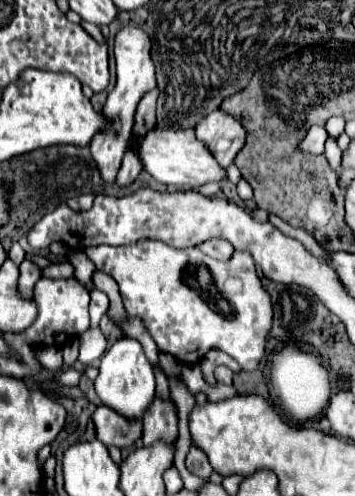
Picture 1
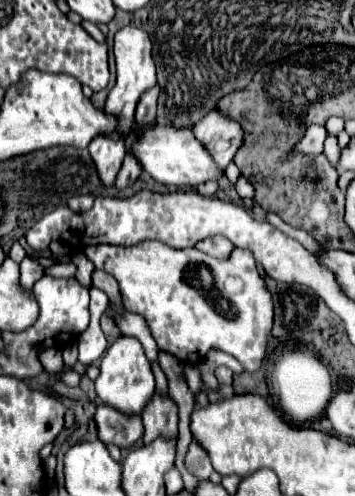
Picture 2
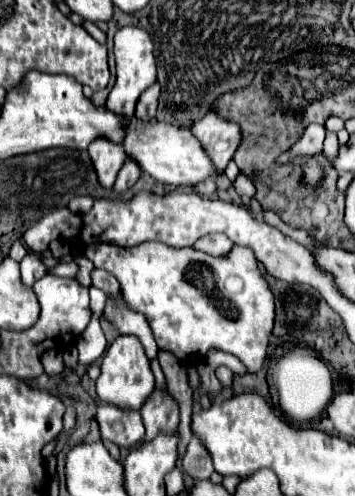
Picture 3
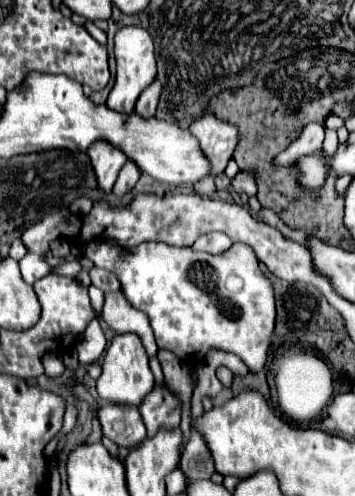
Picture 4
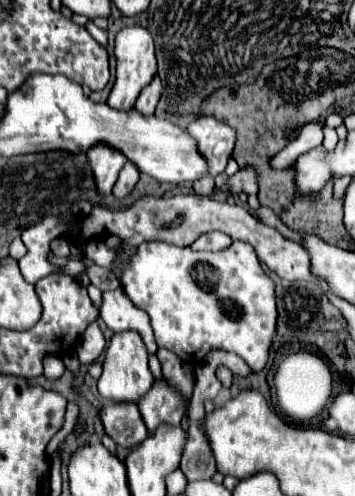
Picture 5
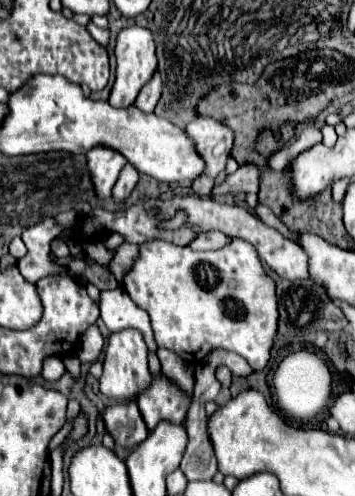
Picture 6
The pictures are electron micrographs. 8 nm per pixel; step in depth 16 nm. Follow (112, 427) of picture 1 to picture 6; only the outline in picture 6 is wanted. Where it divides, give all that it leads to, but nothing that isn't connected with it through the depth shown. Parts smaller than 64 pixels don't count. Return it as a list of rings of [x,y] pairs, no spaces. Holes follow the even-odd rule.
[[[106,402],[102,420],[106,432],[114,438],[116,444],[124,448],[134,448],[148,436],[142,414],[132,402]]]

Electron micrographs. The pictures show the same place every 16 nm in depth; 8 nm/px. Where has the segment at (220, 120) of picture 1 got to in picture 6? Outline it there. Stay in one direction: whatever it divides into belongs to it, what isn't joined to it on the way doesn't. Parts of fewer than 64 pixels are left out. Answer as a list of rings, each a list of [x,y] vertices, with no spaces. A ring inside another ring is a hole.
[[[198,116],[186,128],[190,138],[194,138],[198,154],[206,162],[206,176],[216,178],[224,168],[234,144],[234,132],[226,124],[212,118]]]

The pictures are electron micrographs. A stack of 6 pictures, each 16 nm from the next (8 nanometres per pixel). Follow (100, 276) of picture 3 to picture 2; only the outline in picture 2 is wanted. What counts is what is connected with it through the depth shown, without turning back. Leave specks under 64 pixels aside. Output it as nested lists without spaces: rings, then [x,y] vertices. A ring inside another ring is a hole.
[[[94,270],[94,274],[92,274],[92,284],[94,284],[96,288],[100,288],[102,292],[108,294],[108,298],[110,298],[110,302],[112,302],[112,310],[120,314],[120,312],[122,312],[122,302],[120,302],[120,292],[118,292],[118,282],[114,280],[114,276],[110,276],[110,274],[104,272],[104,270]]]

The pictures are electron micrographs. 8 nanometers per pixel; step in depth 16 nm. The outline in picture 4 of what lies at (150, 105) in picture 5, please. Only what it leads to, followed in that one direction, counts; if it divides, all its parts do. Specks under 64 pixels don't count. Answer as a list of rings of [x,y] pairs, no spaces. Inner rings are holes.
[[[156,80],[154,84],[150,84],[150,86],[140,94],[140,98],[138,98],[138,102],[136,102],[136,112],[138,112],[138,116],[150,118],[150,116],[156,114],[156,104],[158,104],[158,98],[160,98],[160,90],[162,90],[162,86],[160,86],[160,82]]]

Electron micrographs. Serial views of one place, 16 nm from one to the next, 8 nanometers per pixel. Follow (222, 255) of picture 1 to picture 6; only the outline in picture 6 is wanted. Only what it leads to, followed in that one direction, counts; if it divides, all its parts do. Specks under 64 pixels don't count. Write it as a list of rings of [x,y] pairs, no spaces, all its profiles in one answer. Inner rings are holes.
[[[206,232],[206,234],[200,234],[192,244],[190,248],[192,250],[218,250],[218,248],[224,248],[224,244],[228,244],[228,236],[224,236],[222,232]]]

